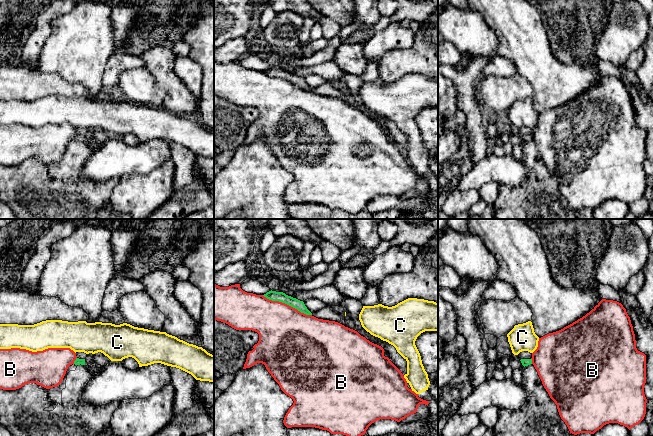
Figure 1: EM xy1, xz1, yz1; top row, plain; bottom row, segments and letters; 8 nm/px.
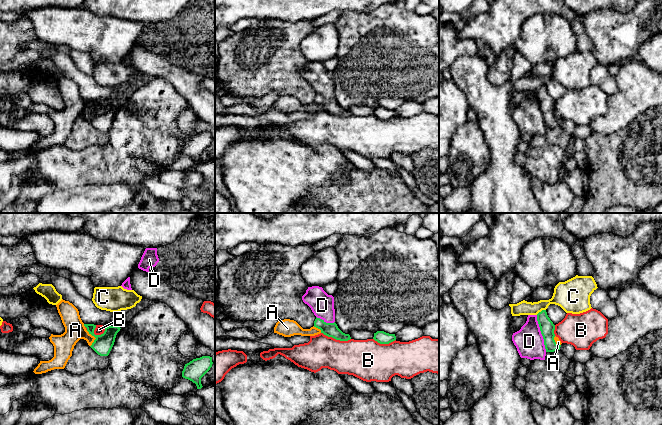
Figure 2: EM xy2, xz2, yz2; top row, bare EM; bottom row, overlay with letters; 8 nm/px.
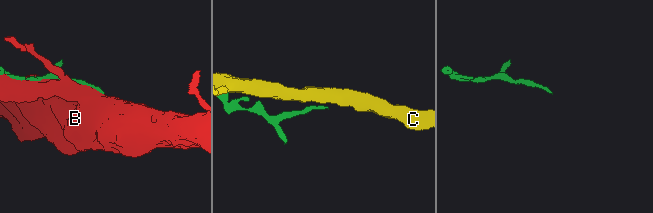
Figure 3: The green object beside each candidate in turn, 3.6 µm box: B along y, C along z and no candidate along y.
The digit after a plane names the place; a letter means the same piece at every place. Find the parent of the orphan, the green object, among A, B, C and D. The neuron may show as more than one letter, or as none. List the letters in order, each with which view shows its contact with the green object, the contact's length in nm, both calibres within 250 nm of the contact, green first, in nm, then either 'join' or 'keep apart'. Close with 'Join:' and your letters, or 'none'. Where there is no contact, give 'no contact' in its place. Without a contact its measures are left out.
A: xy2 | 140 nm | 160/160 nm | keep apart
B: xz1 | 440 nm | 80/440 nm | keep apart
C: yz2 | 90 nm | 120/220 nm | keep apart
D: yz2 | 300 nm | 120/220 nm | keep apart
Join: none

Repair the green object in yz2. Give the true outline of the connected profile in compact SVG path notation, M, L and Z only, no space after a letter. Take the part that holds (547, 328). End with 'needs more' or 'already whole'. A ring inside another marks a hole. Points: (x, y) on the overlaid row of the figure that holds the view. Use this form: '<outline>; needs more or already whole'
M542 310L537 314L537 321L544 339L546 352L554 352L556 350L560 350L561 345L557 345L554 340L555 325L548 317L546 310Z; already whole

